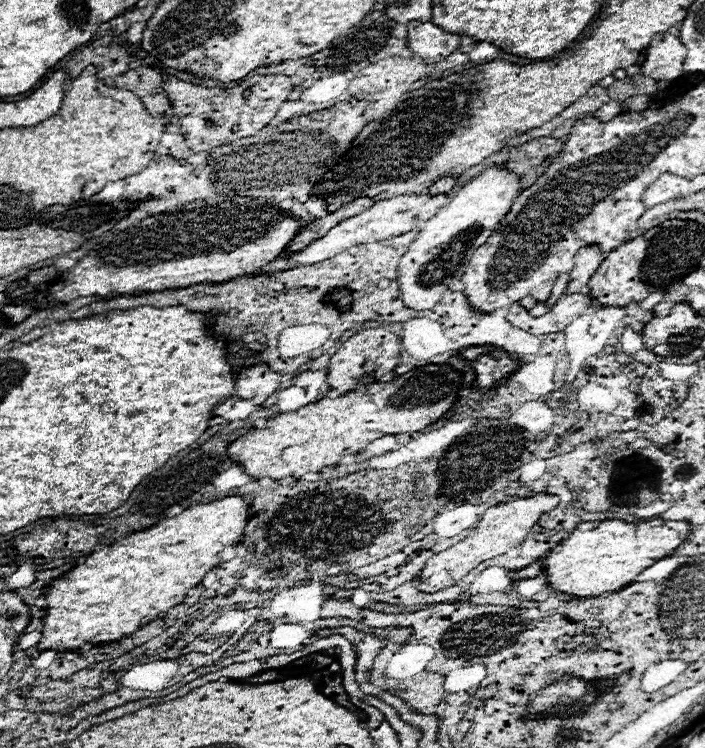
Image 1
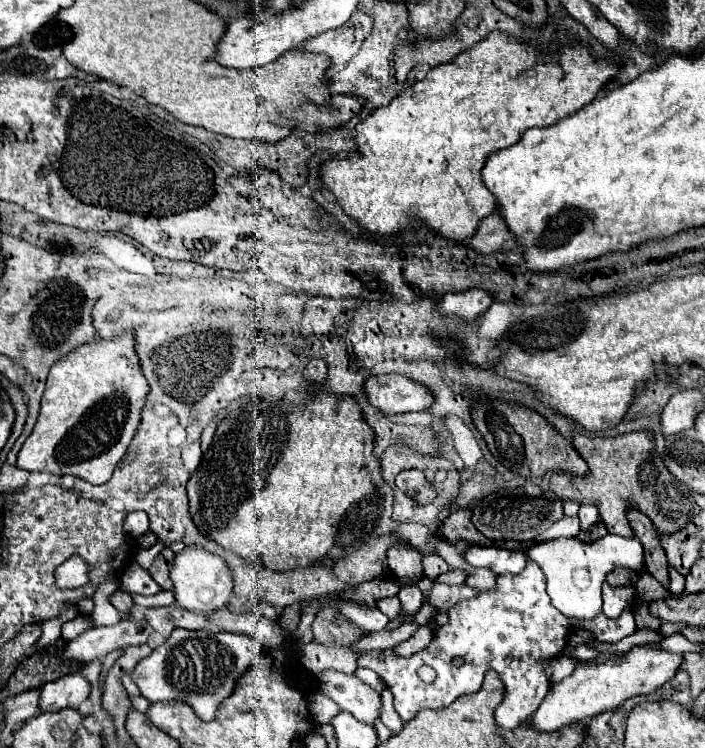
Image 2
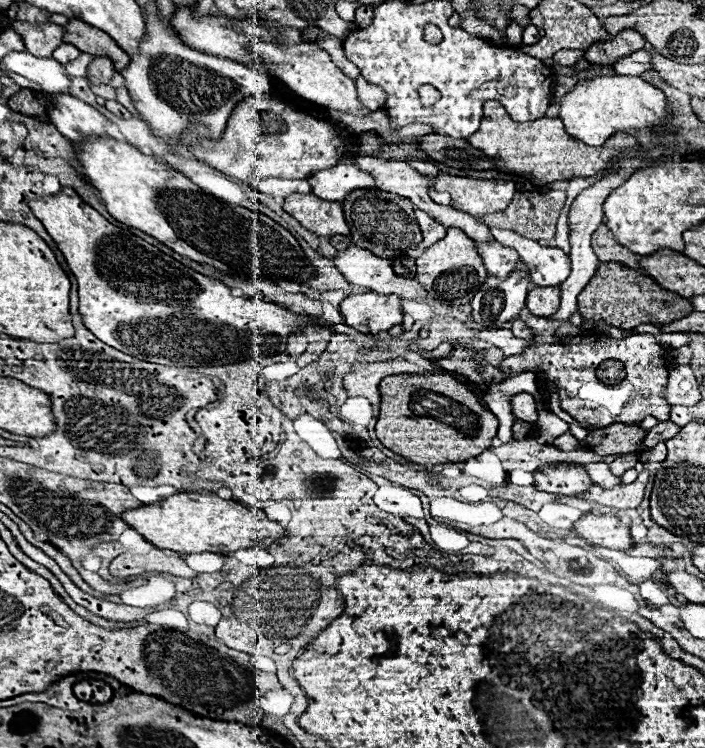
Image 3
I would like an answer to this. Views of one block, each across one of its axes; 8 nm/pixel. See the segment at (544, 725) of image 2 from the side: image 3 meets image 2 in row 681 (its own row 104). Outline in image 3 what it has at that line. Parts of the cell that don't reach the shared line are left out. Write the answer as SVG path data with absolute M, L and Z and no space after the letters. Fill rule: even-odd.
M598 76L594 80L582 80L566 96L558 98L560 114L566 132L584 144L602 146L616 132L628 130L648 130L678 134L678 128L670 124L670 110L662 90L654 88L640 76ZM654 128L654 130L652 130Z

